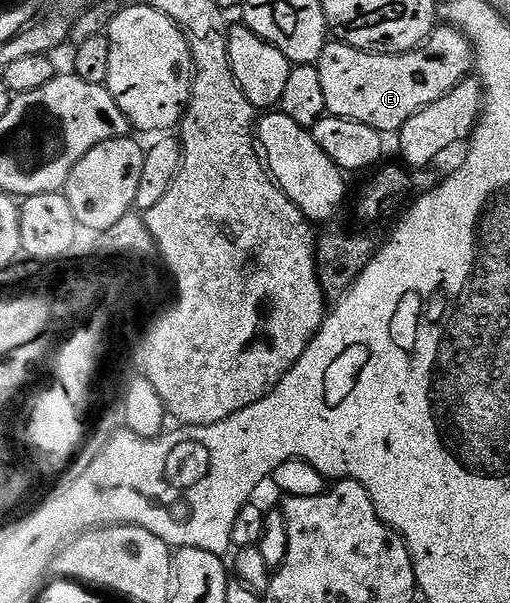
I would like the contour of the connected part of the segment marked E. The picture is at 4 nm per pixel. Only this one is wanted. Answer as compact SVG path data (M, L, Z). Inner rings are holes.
M435 26L434 31L415 51L399 55L376 55L349 47L346 43L327 42L324 53L317 61L320 85L324 85L324 101L329 114L360 121L383 133L396 133L420 109L440 101L474 67L474 49L469 39L456 27Z

